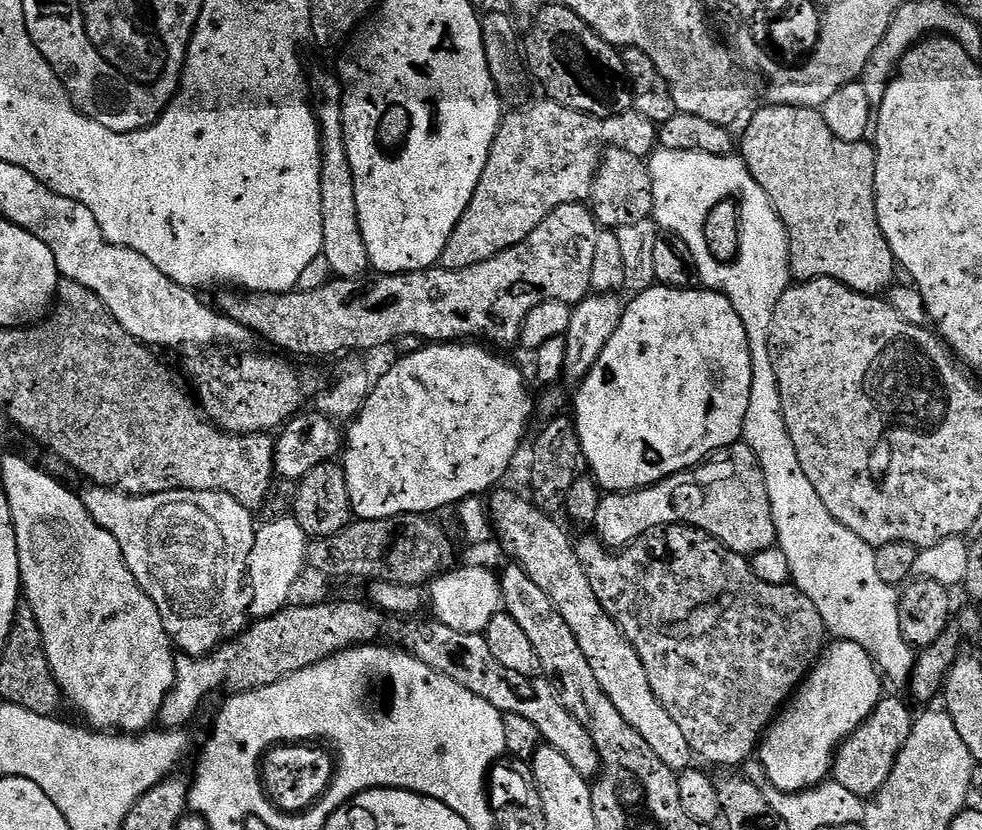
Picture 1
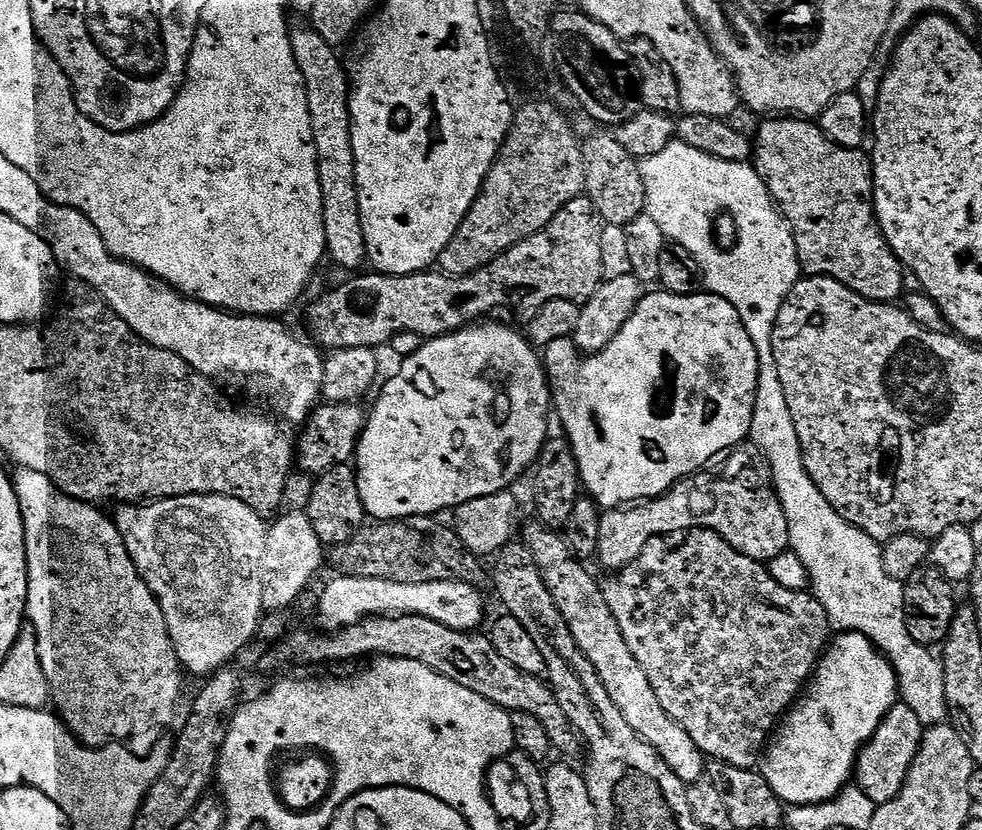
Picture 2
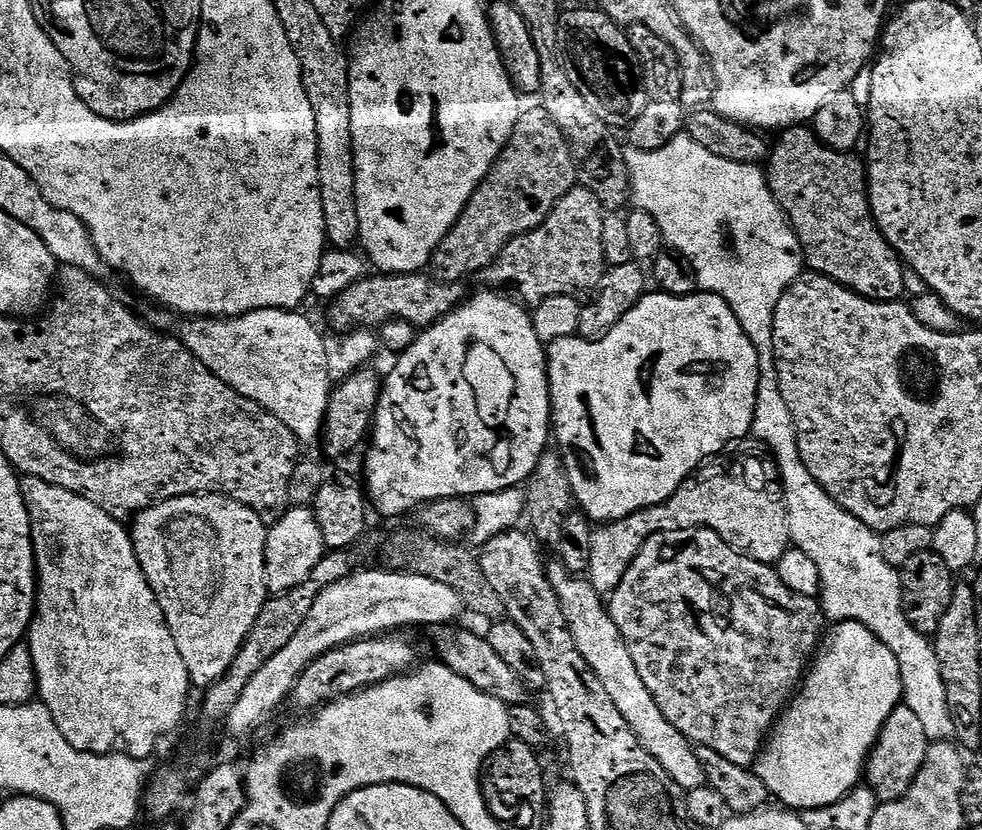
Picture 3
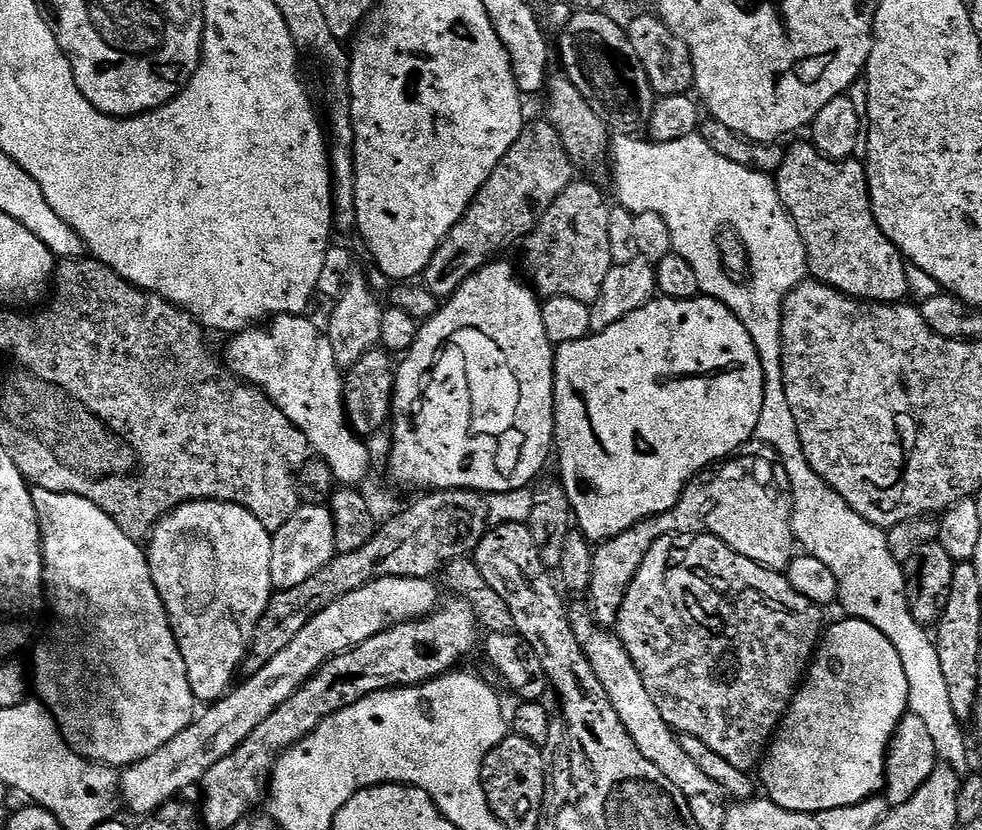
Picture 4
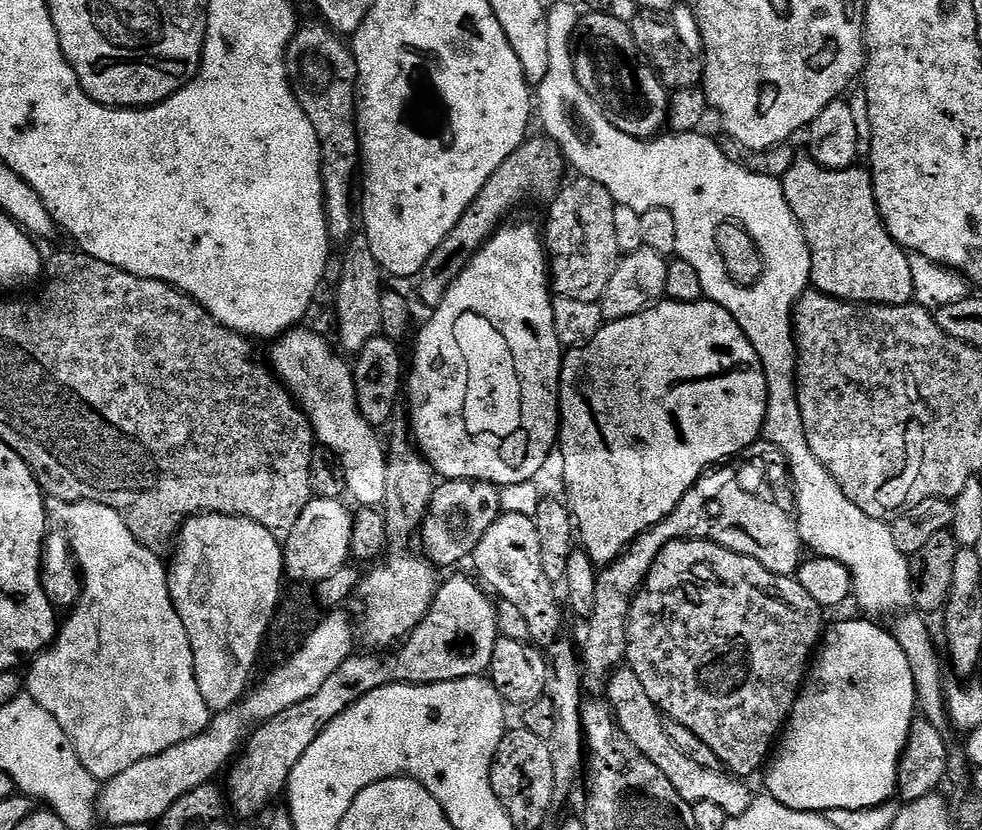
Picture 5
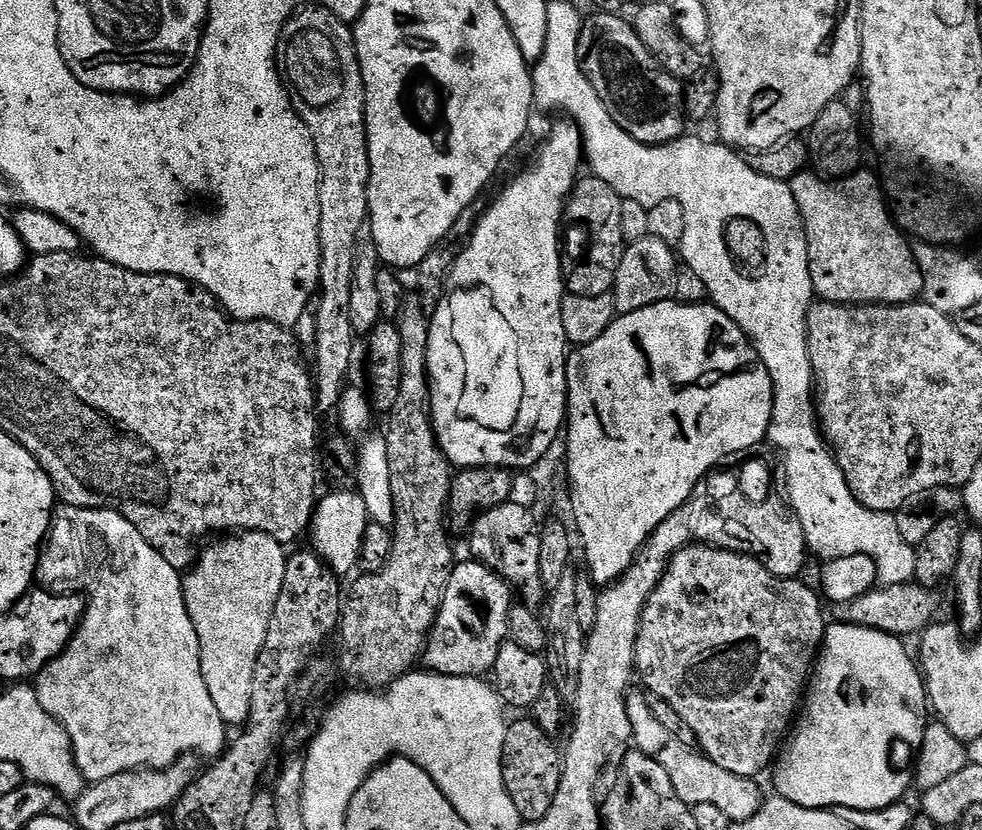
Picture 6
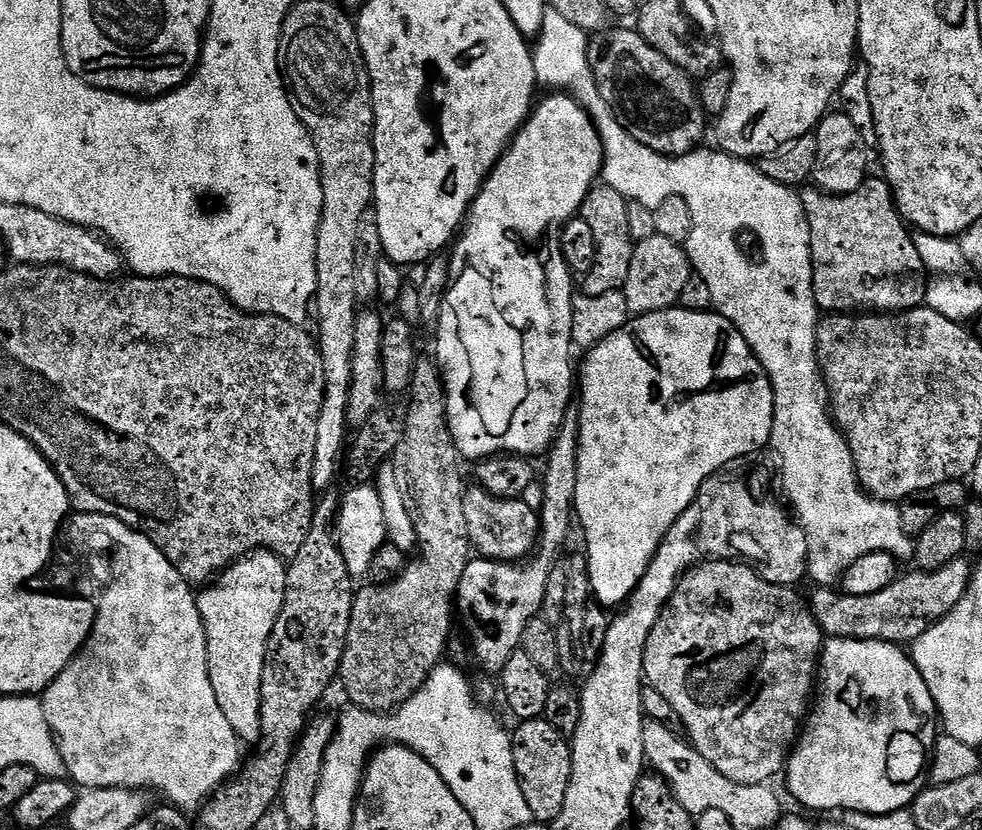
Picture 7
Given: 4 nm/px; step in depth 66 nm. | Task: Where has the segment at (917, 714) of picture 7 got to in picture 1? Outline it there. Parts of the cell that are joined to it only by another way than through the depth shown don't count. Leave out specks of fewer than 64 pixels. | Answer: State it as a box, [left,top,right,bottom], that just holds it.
[758,640,882,792]

